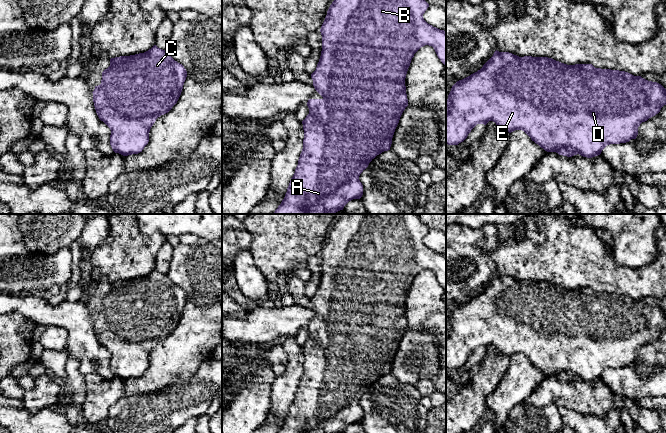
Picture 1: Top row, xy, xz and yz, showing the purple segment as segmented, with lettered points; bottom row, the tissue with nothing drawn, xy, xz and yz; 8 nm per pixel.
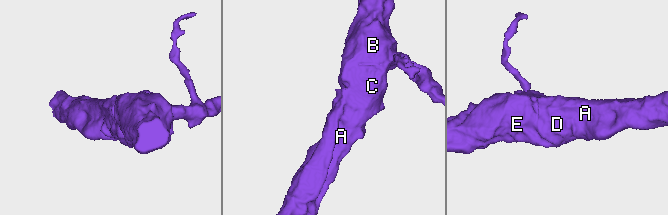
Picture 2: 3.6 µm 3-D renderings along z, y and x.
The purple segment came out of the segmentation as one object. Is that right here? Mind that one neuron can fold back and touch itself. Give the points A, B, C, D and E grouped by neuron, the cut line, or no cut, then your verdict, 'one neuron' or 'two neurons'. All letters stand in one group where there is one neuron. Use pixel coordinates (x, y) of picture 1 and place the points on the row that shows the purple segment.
A B C D E; no cut; one neuron

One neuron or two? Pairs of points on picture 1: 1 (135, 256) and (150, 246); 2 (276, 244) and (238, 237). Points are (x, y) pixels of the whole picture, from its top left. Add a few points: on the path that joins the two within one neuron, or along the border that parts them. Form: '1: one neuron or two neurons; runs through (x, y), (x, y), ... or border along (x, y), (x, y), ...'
1: one neuron; runs through (139, 252), (146, 248)
2: two neurons; border along (244, 224), (251, 236), (249, 250)

